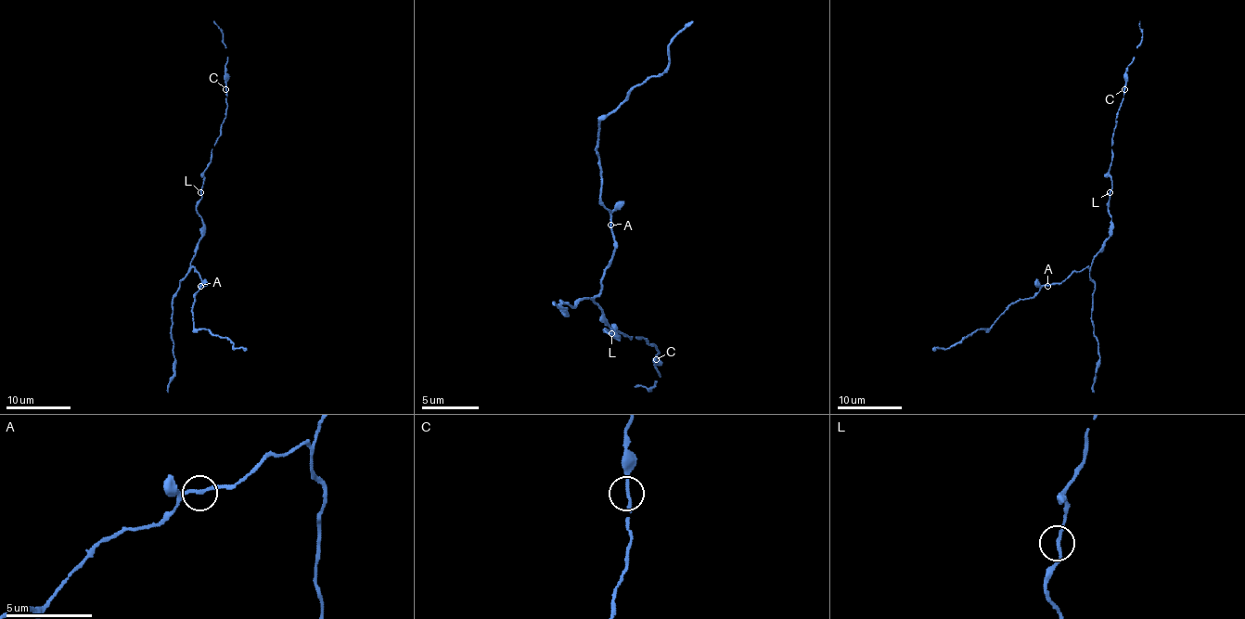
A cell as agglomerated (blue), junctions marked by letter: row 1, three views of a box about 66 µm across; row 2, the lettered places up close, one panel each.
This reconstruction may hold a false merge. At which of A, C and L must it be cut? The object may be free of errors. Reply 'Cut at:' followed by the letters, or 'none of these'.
Cut at: none of these

